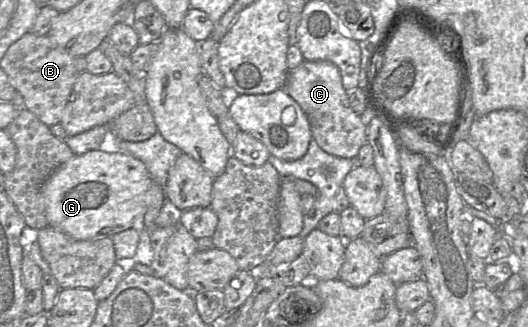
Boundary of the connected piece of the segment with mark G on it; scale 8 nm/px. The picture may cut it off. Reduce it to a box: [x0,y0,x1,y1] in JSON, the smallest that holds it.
[43,149,152,240]

